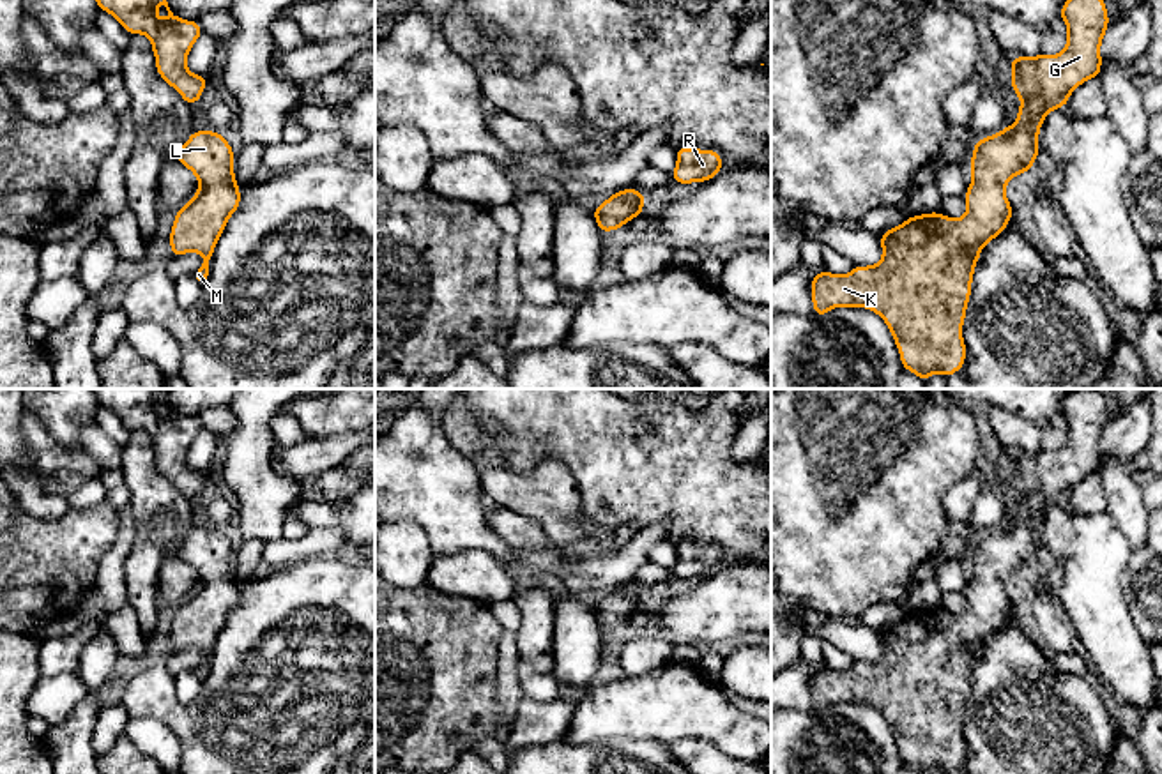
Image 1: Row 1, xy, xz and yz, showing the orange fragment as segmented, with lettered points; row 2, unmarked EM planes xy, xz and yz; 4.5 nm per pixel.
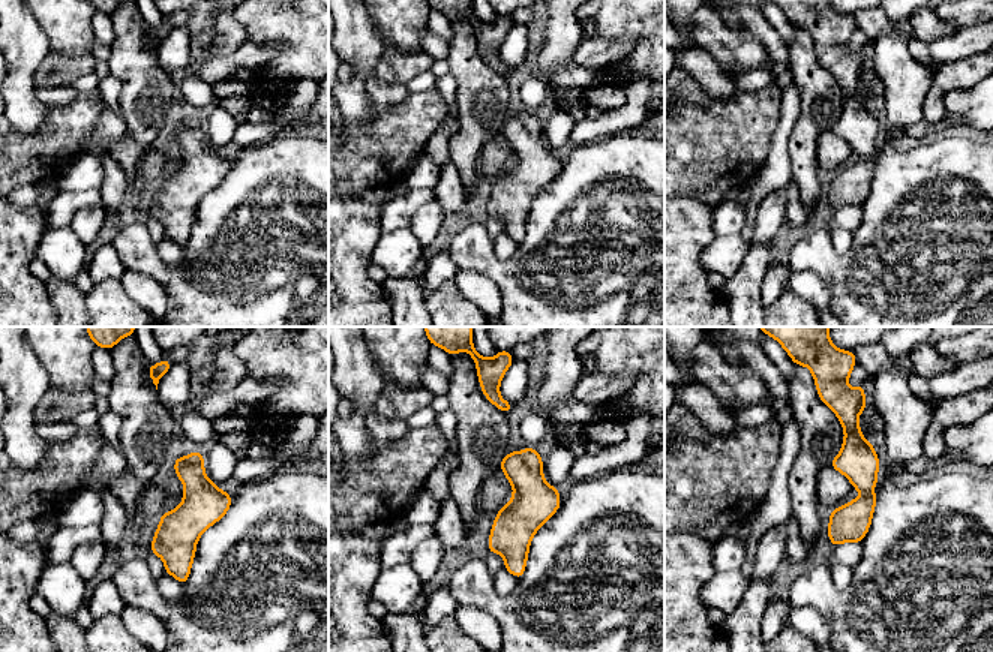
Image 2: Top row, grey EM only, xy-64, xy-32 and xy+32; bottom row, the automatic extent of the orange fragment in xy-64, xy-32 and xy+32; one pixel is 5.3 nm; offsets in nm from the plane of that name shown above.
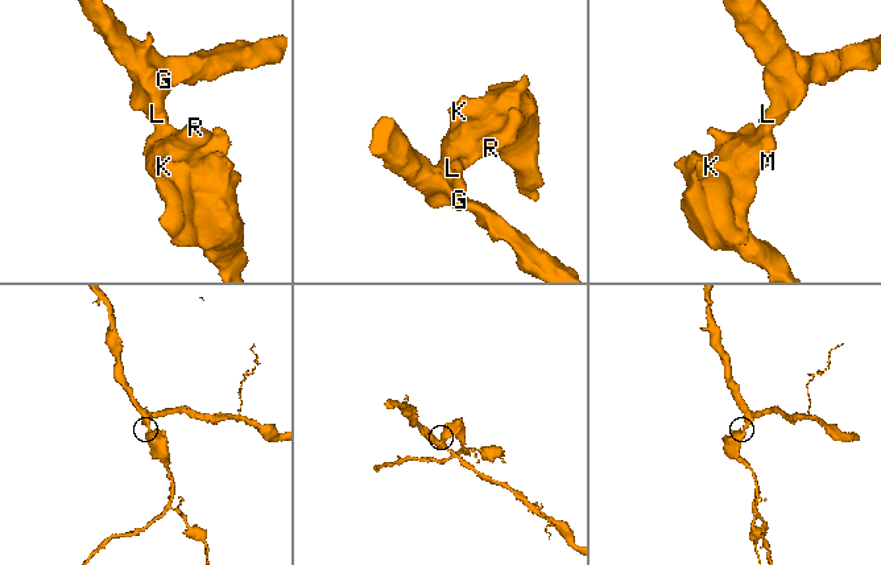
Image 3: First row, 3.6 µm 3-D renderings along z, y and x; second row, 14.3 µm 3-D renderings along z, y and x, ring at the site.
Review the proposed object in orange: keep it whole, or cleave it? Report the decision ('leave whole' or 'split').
leave whole

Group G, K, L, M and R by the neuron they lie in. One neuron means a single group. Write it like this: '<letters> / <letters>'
G K L M R

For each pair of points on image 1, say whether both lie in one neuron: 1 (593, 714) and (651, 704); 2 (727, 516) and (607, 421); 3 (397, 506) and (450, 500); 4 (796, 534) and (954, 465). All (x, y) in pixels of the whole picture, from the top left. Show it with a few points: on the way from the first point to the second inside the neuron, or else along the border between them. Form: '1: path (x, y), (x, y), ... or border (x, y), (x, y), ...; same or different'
1: path (607, 713), (637, 709); same
2: path (697, 492), (671, 465), (648, 462), (637, 451); same
3: path (409, 500), (437, 500); same
4: path (835, 525), (853, 515), (902, 465), (915, 465); same

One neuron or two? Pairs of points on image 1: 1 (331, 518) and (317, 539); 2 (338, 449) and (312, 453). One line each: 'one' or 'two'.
1: two
2: one

